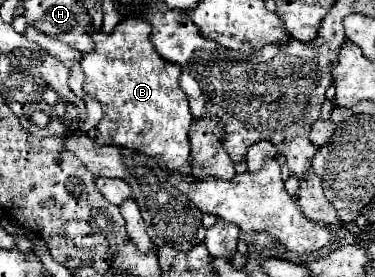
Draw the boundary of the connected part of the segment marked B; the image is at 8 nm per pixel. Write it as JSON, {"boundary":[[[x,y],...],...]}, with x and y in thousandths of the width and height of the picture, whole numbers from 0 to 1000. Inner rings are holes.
{"boundary":[[[336,61],[309,97],[304,119],[277,126],[267,112],[245,119],[256,177],[219,206],[219,256],[224,256],[224,329],[256,350],[272,379],[277,430],[261,444],[261,523],[315,523],[341,531],[395,567],[411,567],[416,588],[453,617],[480,617],[501,603],[507,567],[507,516],[501,516],[501,458],[512,444],[512,415],[501,394],[501,357],[475,307],[480,235],[443,220],[400,148],[405,97],[384,83],[379,61]]]}

